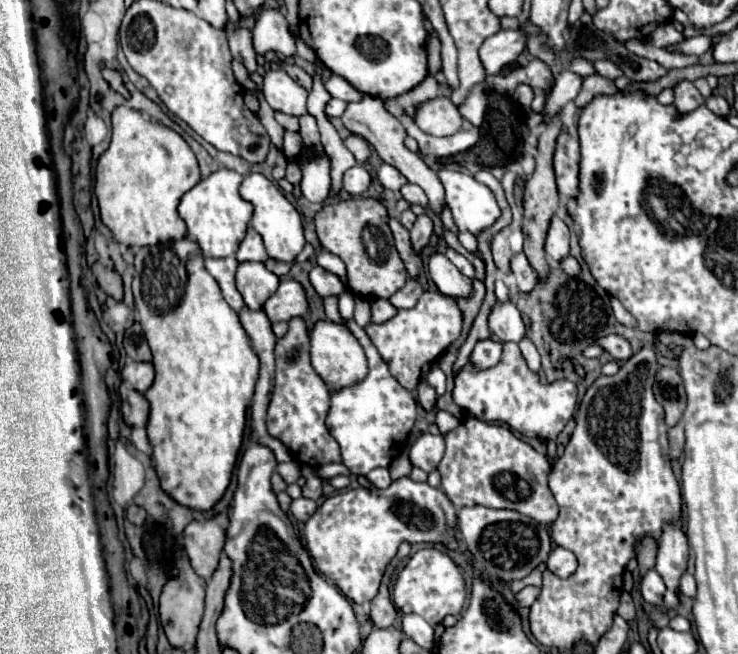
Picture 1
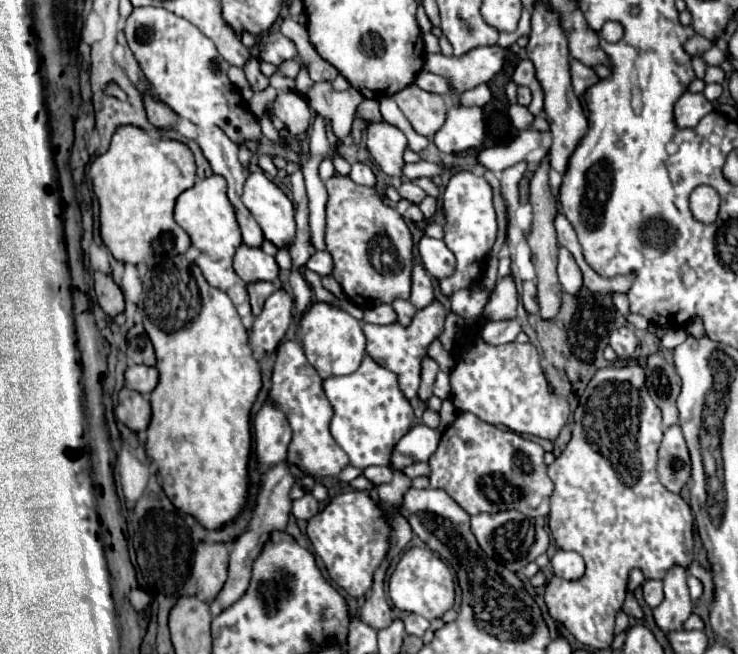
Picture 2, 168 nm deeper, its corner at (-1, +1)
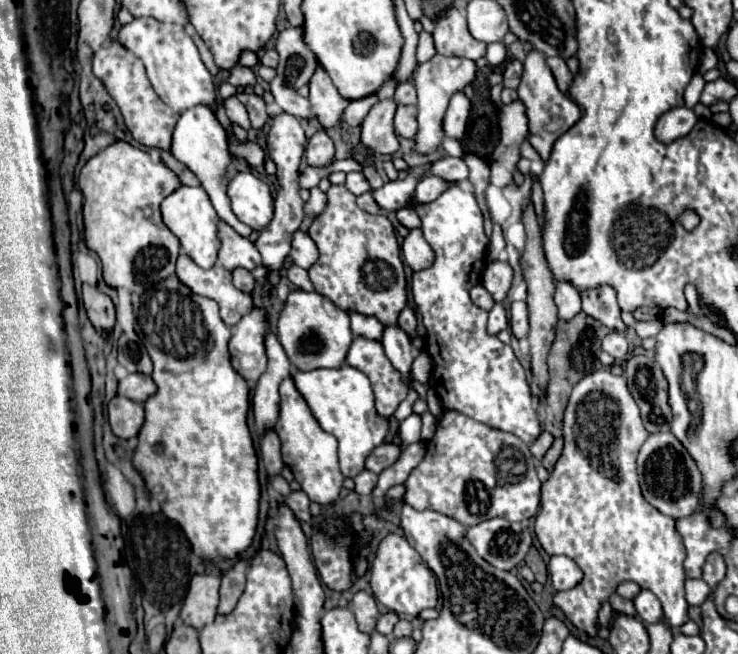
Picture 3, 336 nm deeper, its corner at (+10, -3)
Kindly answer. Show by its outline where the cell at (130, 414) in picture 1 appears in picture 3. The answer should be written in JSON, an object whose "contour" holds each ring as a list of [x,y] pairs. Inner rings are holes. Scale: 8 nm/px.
{"contour":[[[116,395],[108,403],[108,419],[112,433],[120,439],[136,437],[144,423],[144,407],[132,399]]]}

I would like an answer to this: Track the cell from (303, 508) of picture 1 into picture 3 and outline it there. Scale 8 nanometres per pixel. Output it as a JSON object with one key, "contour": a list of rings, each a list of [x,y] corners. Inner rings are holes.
{"contour":[[[292,491],[288,497],[286,497],[286,505],[290,507],[290,511],[294,513],[294,517],[298,521],[312,521],[312,515],[308,511],[308,505],[310,505],[310,499],[304,491]]]}

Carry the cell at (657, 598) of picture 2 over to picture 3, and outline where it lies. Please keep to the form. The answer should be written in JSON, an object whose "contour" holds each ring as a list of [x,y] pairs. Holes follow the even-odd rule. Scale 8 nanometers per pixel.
{"contour":[[[642,589],[634,597],[634,605],[636,605],[636,611],[638,611],[640,619],[646,621],[646,623],[656,623],[656,621],[662,619],[662,605],[652,591]]]}

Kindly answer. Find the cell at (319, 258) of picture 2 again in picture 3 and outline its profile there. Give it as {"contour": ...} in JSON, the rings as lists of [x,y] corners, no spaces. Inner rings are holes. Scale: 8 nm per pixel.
{"contour":[[[296,231],[296,233],[294,233],[294,239],[292,239],[290,257],[292,257],[292,261],[294,261],[298,267],[310,269],[310,267],[318,261],[318,249],[316,249],[314,241],[312,241],[306,233]]]}

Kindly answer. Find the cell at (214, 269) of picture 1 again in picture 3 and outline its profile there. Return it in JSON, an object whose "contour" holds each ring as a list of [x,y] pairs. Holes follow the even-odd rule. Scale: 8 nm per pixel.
{"contour":[[[182,245],[179,251],[178,263],[176,263],[176,275],[194,293],[214,299],[220,305],[220,315],[222,315],[222,319],[228,327],[236,325],[252,309],[252,297],[238,291],[232,285],[232,273],[228,273],[218,263],[210,269],[198,267],[182,251]]]}

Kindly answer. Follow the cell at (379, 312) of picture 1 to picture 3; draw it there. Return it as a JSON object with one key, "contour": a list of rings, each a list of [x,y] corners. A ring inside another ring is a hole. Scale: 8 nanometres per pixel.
{"contour":[[[352,313],[350,323],[352,323],[352,333],[358,337],[366,337],[366,339],[380,339],[382,337],[384,325],[376,317]]]}

